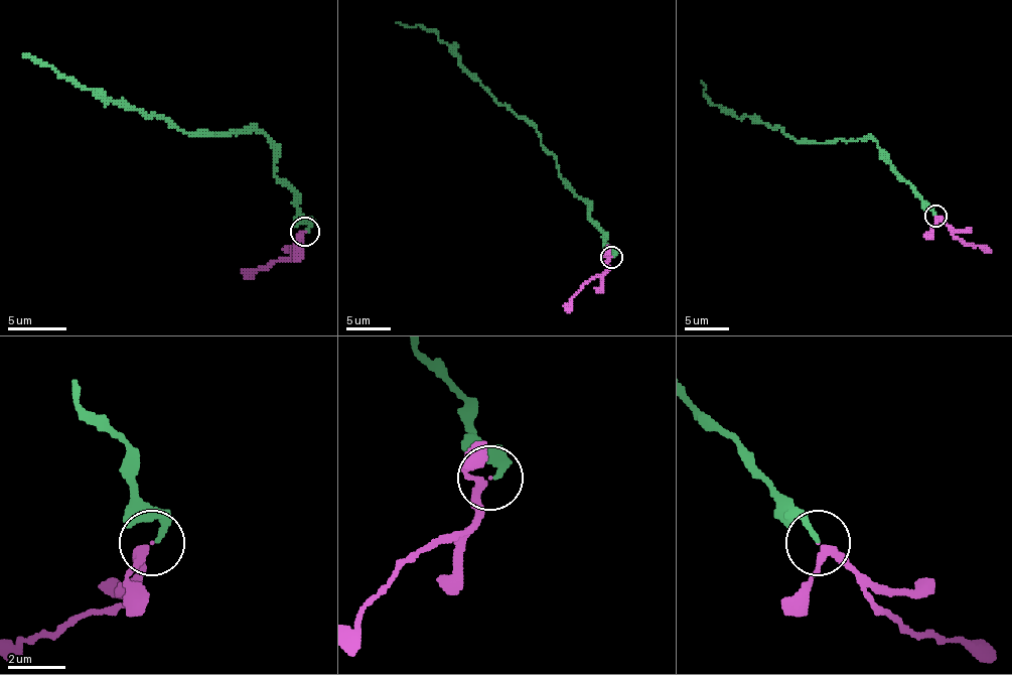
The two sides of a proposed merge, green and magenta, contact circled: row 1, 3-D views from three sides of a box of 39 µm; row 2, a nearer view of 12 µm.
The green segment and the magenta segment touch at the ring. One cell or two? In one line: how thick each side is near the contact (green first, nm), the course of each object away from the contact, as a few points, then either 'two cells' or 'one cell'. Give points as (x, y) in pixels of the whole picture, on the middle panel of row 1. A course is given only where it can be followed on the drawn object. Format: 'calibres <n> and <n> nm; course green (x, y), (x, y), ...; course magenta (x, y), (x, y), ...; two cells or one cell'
calibres 190 and 200 nm; course green (612, 257), (587, 219), (587, 204), (561, 176), (541, 134), (500, 105), (438, 35), (396, 22); course magenta (612, 257), (603, 274), (592, 277), (572, 299), (570, 312); one cell

